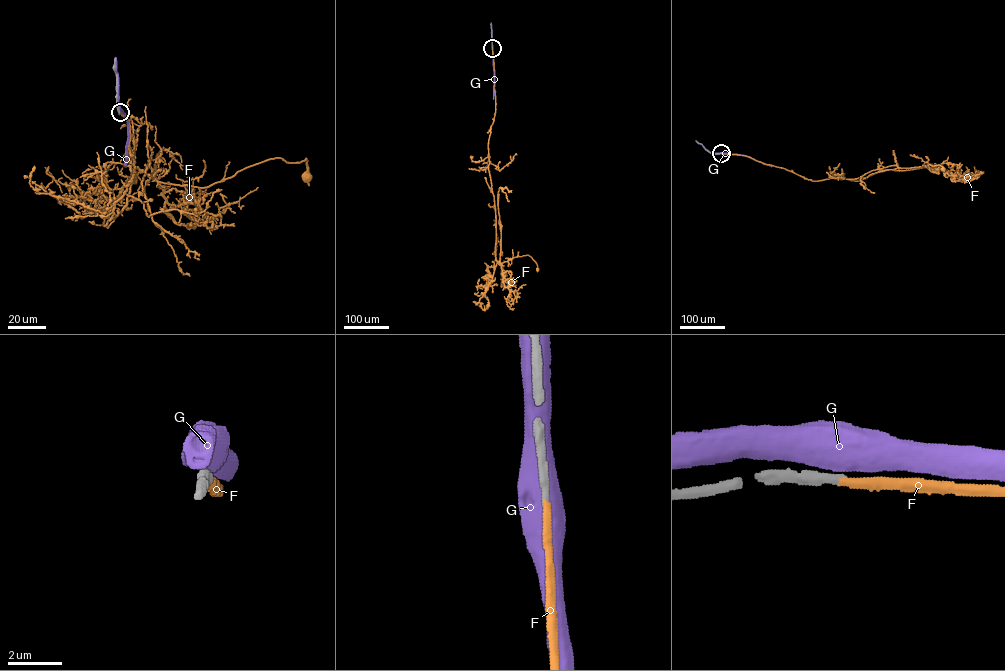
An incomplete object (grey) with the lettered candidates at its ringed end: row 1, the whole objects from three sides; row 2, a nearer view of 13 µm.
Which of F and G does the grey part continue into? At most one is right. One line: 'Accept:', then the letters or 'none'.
Accept: F

